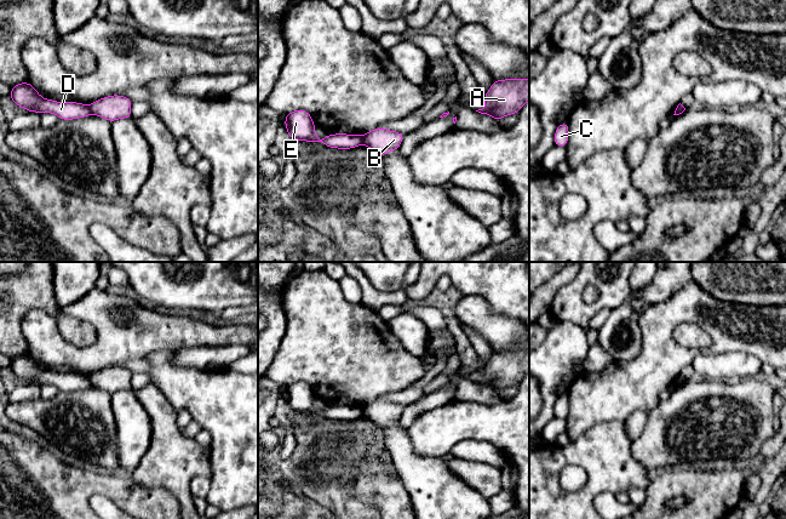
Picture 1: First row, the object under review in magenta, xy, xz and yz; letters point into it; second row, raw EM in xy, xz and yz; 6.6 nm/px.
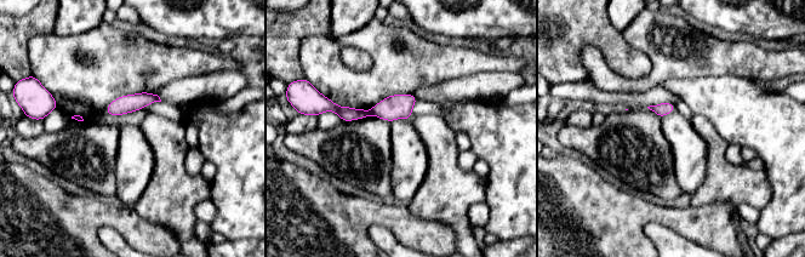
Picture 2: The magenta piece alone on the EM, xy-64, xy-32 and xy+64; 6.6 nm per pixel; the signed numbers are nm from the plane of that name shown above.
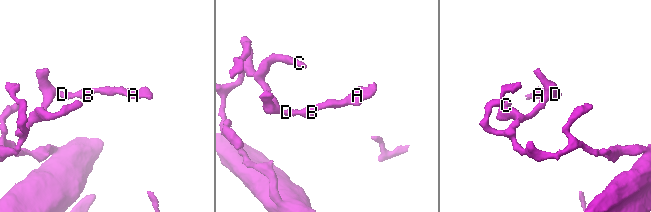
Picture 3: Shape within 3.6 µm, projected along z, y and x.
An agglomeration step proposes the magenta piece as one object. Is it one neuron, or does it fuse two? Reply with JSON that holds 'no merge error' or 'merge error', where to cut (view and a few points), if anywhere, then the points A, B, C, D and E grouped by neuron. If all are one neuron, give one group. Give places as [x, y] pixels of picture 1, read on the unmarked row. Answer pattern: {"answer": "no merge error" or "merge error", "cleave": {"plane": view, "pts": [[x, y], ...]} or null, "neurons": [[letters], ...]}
{"answer": "merge error", "cleave": {"plane": "xy", "pts": [[87, 377], [91, 385]]}, "neurons": [["A", "B"], ["C", "D", "E"]]}

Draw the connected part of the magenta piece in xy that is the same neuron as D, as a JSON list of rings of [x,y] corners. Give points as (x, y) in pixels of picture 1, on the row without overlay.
[[[28,353],[12,357],[8,369],[16,377],[25,383],[53,384],[62,392],[75,392],[91,387],[88,377],[78,373],[57,373],[42,370],[35,359]]]

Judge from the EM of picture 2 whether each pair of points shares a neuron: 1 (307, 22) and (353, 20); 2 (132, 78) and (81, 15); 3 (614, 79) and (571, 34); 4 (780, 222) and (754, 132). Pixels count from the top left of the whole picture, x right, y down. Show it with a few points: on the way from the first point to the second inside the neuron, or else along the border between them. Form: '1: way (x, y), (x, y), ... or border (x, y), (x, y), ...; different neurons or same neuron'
1: border (330, 12), (330, 33), (332, 35); different neurons
2: border (103, 21), (91, 29), (64, 35); different neurons
3: border (593, 45), (581, 51), (587, 75); different neurons
4: way (781, 200), (781, 159), (776, 154); same neuron

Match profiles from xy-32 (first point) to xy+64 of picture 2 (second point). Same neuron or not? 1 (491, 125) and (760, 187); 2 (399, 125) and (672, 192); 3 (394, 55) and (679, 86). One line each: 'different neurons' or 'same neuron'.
1: different neurons
2: different neurons
3: different neurons

